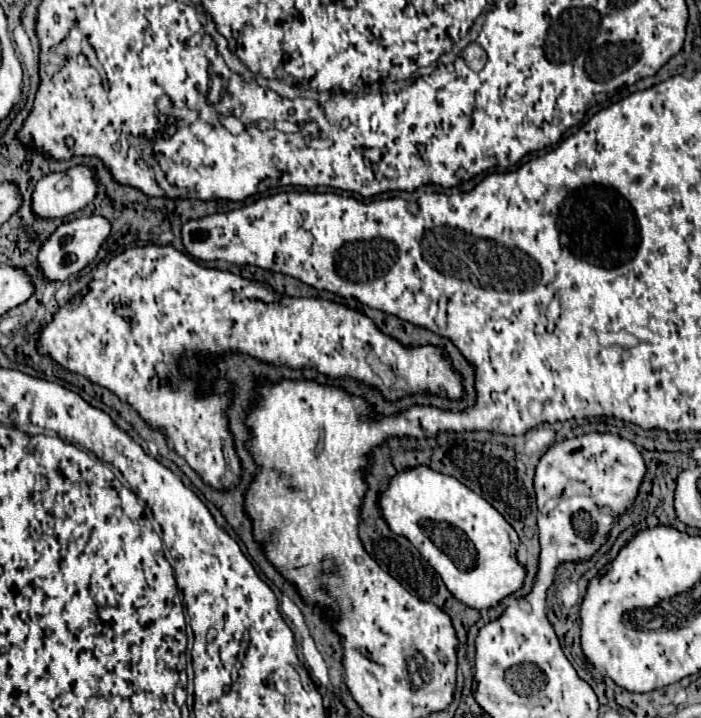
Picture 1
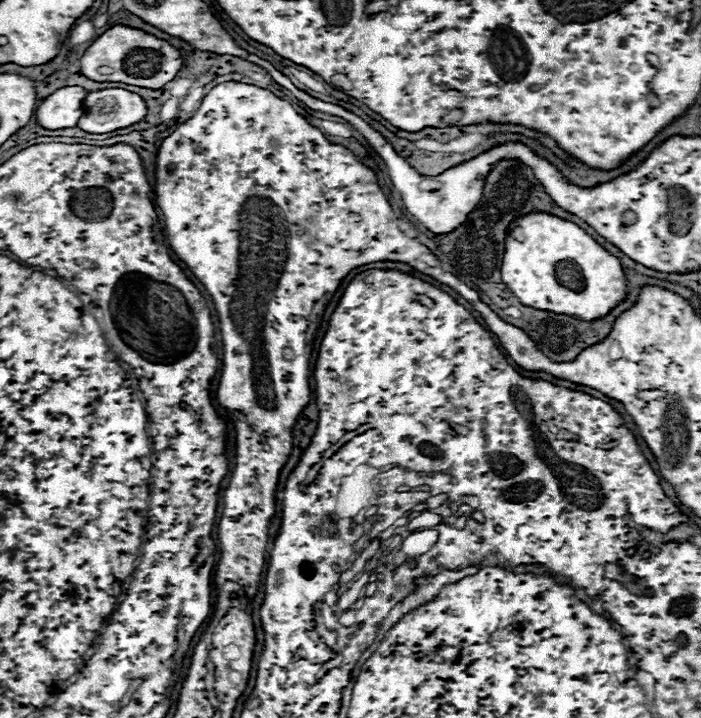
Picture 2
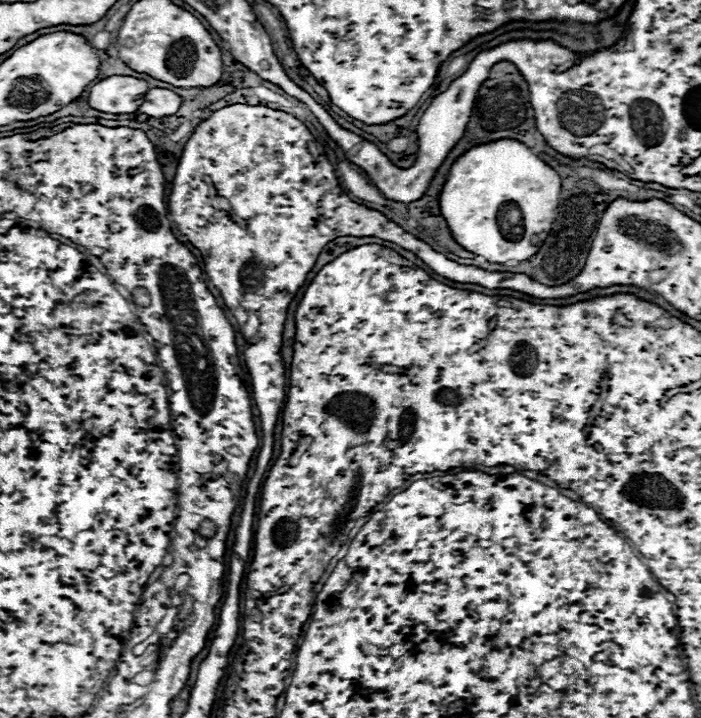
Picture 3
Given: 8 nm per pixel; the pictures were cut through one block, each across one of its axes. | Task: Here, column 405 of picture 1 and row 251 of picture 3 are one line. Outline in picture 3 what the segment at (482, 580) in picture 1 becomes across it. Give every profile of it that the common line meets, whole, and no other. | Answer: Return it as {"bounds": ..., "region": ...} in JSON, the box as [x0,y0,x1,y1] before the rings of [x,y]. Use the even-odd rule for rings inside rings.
{"bounds":[440,138,560,262],"region":[[[514,138],[492,140],[468,148],[458,156],[448,172],[448,180],[440,192],[440,212],[450,228],[452,238],[478,256],[484,256],[488,262],[508,262],[508,260],[528,260],[536,254],[538,246],[532,242],[536,234],[538,240],[548,236],[548,230],[556,218],[554,208],[558,206],[560,196],[560,176],[554,168],[544,164],[534,152]]]}

